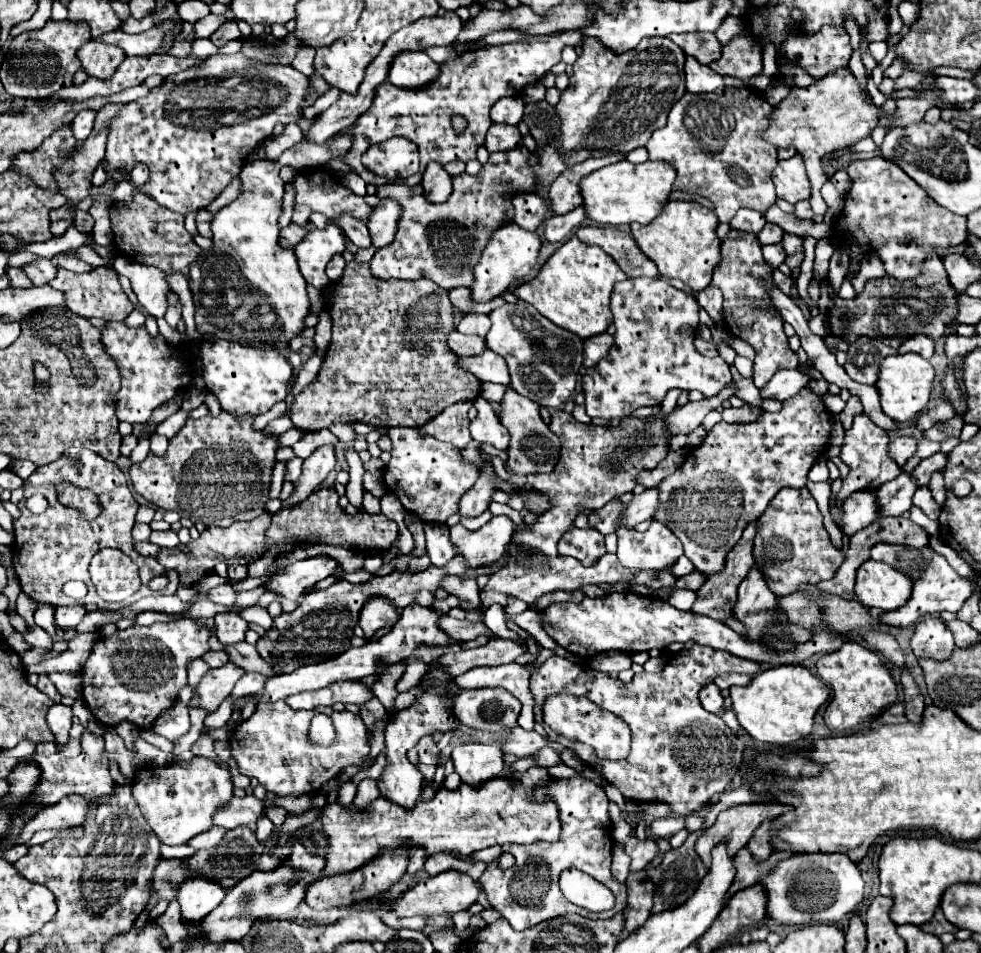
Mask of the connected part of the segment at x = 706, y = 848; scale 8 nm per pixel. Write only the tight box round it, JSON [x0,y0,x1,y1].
[695,802,791,866]

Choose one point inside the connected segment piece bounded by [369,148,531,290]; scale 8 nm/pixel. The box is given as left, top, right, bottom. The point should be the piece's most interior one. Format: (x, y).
(441, 242)

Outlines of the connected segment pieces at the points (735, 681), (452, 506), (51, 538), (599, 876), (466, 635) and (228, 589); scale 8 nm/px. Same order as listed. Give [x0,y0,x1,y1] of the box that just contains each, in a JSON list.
[[715,674,755,688],[383,428,479,524],[13,448,165,606],[479,774,627,930],[439,616,493,642],[209,582,237,602]]

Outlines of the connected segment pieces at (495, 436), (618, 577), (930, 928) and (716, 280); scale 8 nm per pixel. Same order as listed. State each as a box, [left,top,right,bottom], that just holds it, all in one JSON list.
[[469,396,509,450],[479,546,675,614],[921,908,957,936],[711,228,799,388]]

